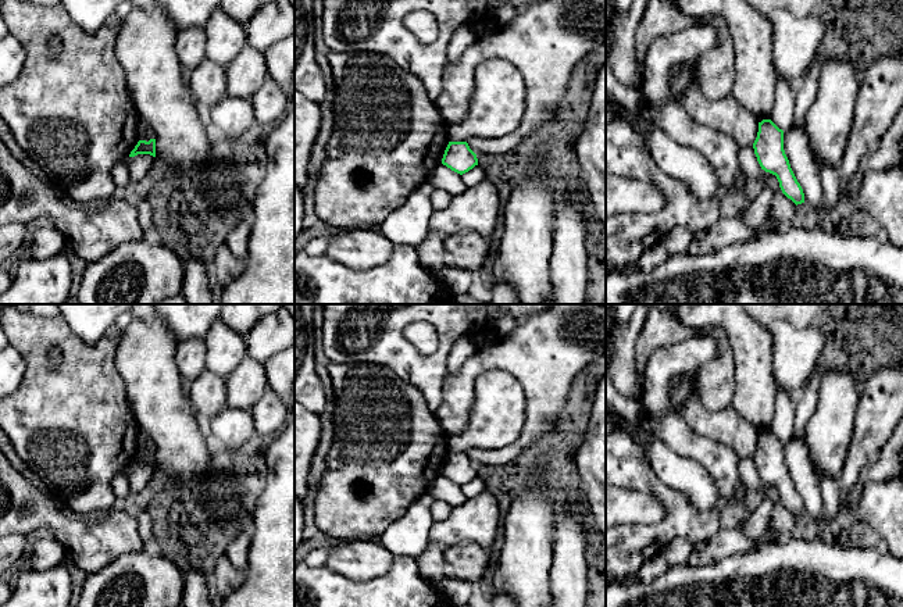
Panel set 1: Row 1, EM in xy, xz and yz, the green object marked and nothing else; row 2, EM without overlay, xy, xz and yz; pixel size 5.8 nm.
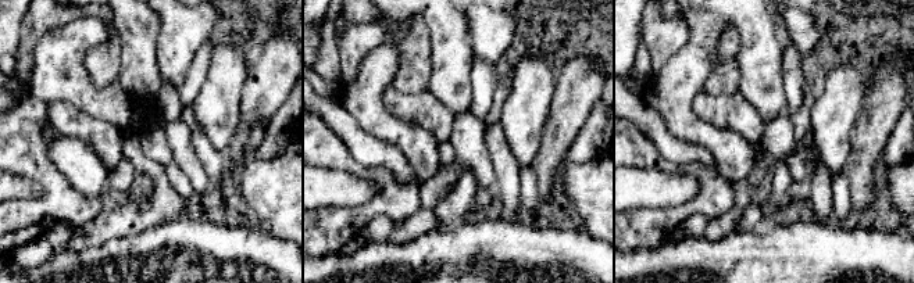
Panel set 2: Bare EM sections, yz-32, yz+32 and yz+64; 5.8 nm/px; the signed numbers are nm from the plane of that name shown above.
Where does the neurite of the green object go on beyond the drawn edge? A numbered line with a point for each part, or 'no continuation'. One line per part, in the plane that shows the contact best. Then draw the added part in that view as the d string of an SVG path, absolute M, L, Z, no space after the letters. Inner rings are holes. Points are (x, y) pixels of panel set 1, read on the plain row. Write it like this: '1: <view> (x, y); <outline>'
no continuation

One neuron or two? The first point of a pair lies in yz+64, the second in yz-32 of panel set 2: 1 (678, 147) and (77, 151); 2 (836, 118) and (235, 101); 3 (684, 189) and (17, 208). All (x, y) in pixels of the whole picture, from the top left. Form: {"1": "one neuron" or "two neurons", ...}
{"1": "one neuron", "2": "one neuron", "3": "two neurons"}

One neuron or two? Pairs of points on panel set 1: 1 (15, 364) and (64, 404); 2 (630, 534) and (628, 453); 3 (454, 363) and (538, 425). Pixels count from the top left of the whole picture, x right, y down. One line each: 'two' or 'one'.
1: two
2: one
3: two

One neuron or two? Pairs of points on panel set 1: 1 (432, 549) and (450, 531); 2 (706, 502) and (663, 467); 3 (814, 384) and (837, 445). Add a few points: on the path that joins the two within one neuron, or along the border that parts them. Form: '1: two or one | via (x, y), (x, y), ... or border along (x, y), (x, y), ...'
1: two | border along (431, 539), (442, 547), (449, 574)
2: one | via (695, 491), (674, 470)
3: two | border along (823, 375), (818, 402), (806, 424)

